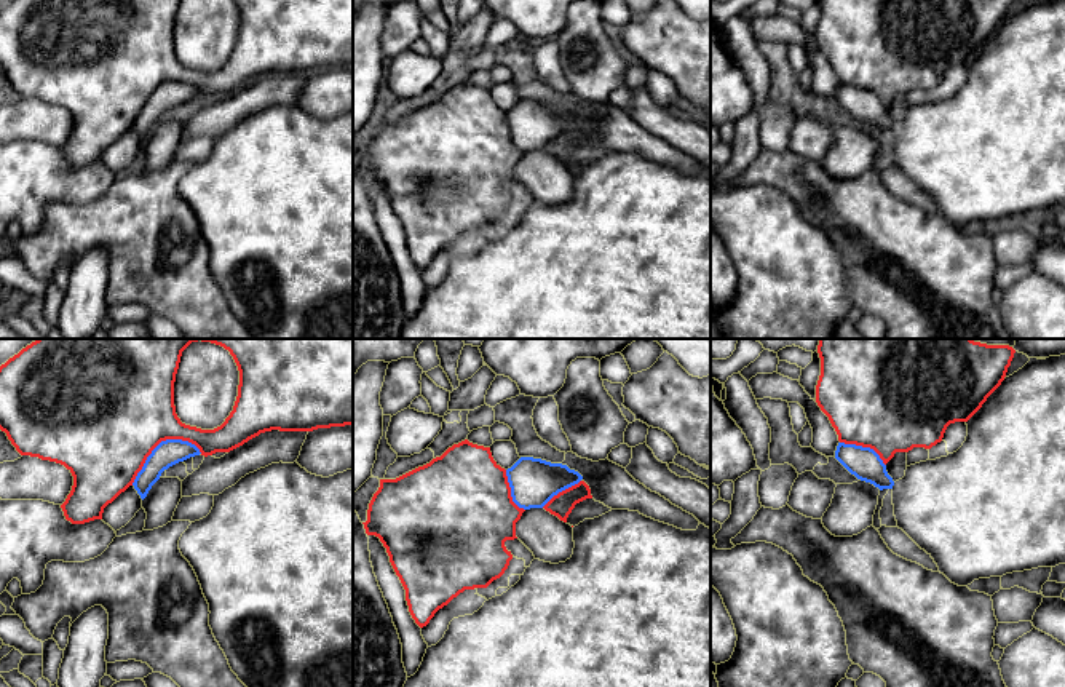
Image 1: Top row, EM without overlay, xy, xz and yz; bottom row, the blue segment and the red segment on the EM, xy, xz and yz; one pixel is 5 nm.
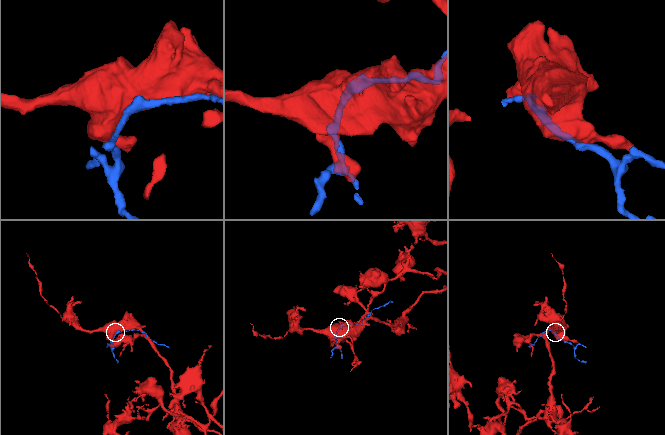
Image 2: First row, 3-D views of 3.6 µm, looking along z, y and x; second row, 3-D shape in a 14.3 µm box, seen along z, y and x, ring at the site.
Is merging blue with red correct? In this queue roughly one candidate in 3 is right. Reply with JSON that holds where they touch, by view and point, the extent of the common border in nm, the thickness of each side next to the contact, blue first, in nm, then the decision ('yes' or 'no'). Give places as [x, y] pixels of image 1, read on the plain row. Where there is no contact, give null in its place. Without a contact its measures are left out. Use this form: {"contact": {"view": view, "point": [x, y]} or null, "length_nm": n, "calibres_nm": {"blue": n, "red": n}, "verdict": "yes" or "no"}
{"contact": {"view": "xy", "point": [160, 85]}, "length_nm": 400, "calibres_nm": {"blue": 130, "red": 500}, "verdict": "no"}

